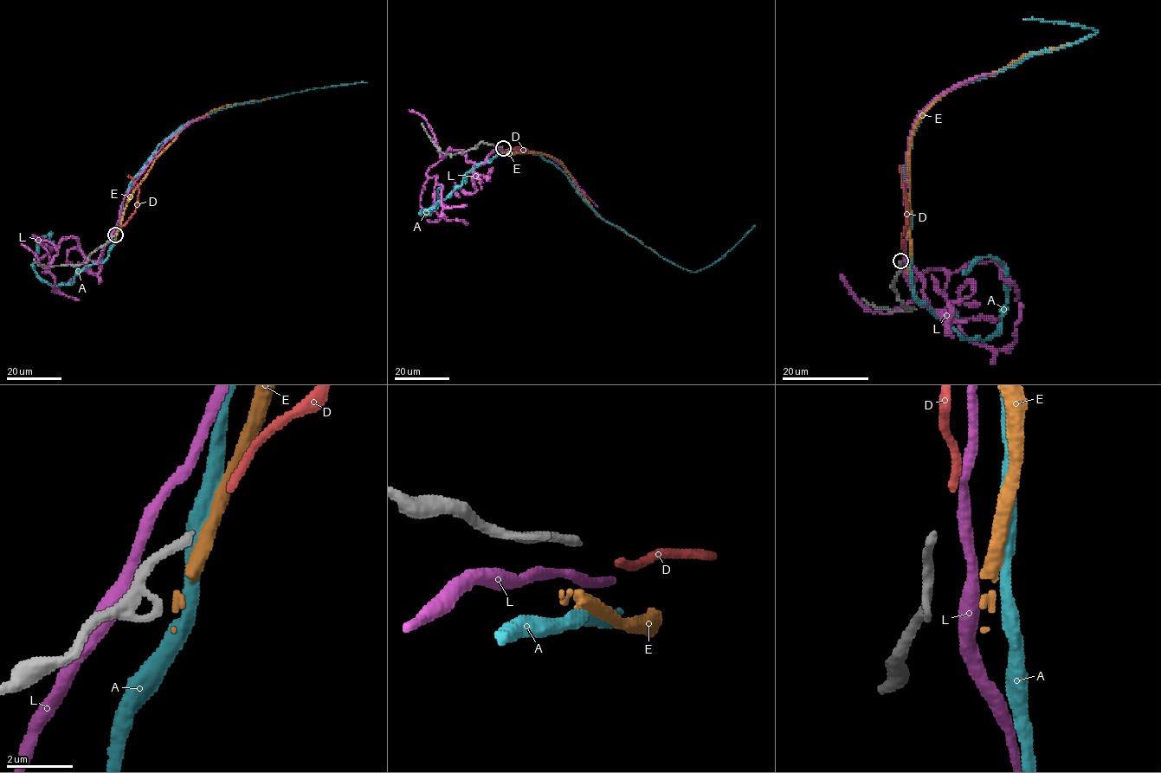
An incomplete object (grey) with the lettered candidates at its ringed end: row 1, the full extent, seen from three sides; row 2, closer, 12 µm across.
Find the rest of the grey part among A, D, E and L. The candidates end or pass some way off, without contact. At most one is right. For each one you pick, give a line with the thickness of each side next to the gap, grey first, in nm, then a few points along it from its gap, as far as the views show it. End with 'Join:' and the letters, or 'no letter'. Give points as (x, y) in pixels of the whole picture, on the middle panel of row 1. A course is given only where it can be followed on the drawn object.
D: calibres 260 and 240 nm; course (506, 149), (525, 149), (515, 147)
Join: D

